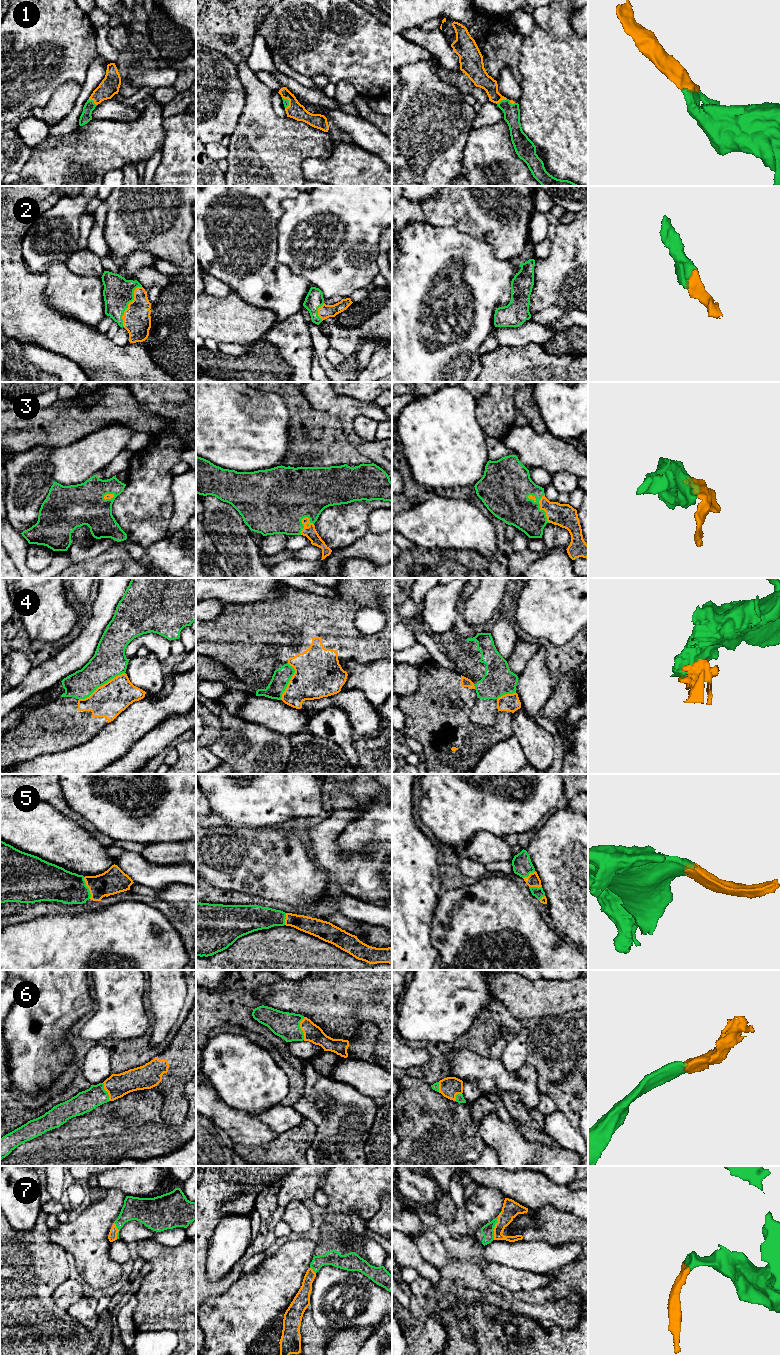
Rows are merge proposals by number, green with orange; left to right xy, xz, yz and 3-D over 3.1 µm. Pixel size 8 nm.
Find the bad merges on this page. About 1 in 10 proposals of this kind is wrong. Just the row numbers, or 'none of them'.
4

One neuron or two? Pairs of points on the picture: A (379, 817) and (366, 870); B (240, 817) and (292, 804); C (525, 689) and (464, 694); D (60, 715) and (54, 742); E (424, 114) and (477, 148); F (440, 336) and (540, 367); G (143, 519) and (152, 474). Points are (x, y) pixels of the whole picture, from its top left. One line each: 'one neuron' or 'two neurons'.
A: two neurons
B: one neuron
C: two neurons
D: one neuron
E: two neurons
F: two neurons
G: one neuron

